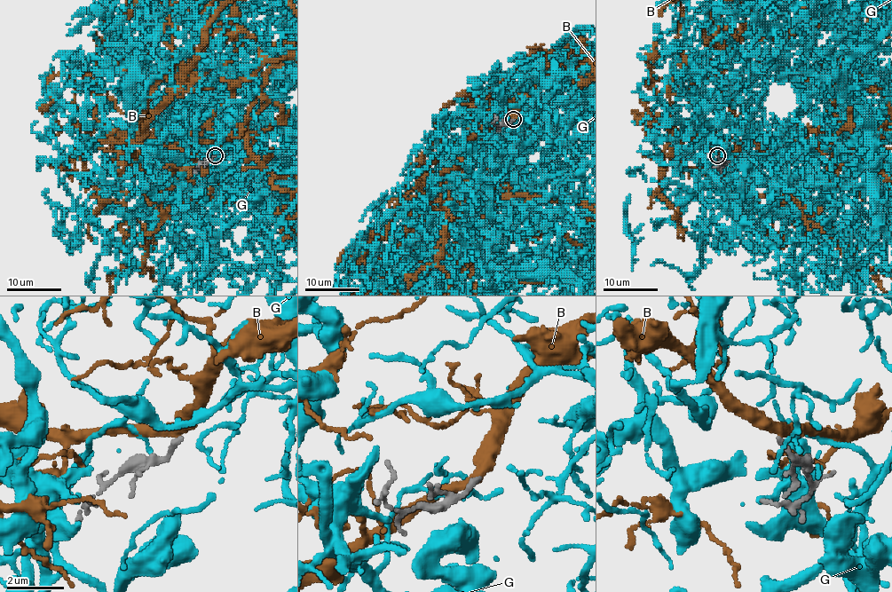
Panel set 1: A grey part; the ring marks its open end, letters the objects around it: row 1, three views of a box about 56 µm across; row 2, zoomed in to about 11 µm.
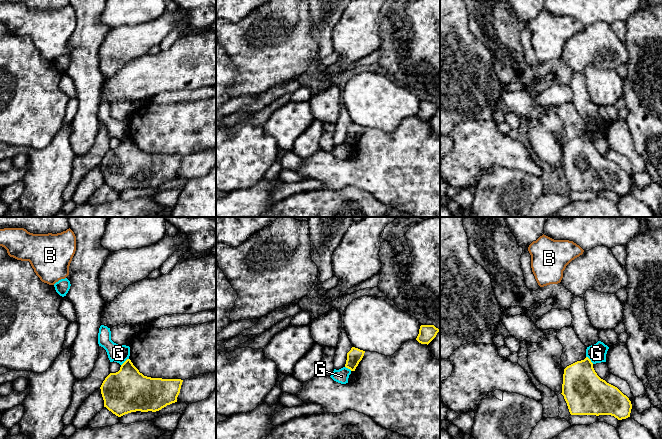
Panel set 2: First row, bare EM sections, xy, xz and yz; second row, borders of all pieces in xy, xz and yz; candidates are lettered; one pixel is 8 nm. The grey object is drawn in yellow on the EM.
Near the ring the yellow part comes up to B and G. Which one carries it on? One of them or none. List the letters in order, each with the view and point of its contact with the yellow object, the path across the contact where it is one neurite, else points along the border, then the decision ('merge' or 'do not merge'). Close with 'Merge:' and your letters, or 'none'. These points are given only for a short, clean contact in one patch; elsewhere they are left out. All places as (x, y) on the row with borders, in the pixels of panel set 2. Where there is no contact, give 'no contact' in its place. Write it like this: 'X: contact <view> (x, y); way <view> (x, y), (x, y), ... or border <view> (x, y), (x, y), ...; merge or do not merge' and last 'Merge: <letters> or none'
B: no contact; do not merge
G: contact yz (590, 360); border yz (586, 356), (593, 363); do not merge
Merge: none

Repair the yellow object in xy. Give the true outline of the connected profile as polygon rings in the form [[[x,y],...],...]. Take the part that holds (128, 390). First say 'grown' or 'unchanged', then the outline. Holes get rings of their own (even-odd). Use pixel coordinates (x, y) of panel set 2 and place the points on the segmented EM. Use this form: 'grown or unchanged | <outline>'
unchanged | [[[127,359],[116,373],[110,373],[100,389],[104,407],[121,417],[141,411],[156,412],[177,402],[183,380],[144,376]]]

